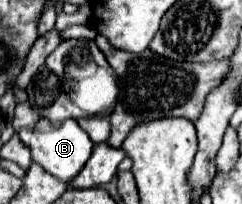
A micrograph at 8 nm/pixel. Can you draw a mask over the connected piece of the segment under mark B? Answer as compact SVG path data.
M40 118L34 128L20 128L16 132L16 136L20 138L20 142L24 146L28 146L28 150L32 154L32 162L40 164L46 172L50 172L52 176L56 176L58 180L62 180L66 184L84 168L84 164L90 158L92 148L94 148L94 142L78 126L76 120L64 120L58 128L54 128L54 124L50 120Z

